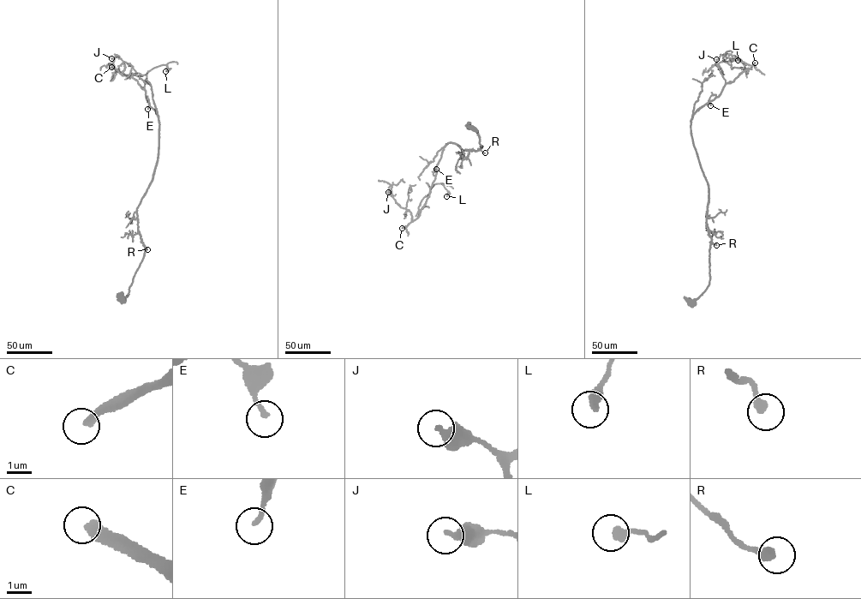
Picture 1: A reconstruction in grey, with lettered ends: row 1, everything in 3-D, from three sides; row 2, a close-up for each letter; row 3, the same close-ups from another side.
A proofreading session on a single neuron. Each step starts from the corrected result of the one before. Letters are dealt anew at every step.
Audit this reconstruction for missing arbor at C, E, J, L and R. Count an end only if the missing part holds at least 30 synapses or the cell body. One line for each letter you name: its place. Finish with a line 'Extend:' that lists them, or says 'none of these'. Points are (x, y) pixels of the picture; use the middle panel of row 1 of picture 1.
C: place (402, 228)
Extend: C

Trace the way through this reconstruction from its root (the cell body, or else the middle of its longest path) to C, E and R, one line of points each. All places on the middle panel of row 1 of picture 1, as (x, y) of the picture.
C: (473, 128), (481, 147), (465, 150), (461, 155), (459, 146), (445, 144), (425, 204), (418, 217), (402, 228)
E: (473, 128), (481, 147), (465, 150), (461, 155), (459, 146), (445, 144), (436, 169)
R: (473, 128), (482, 146), (480, 149), (485, 152)

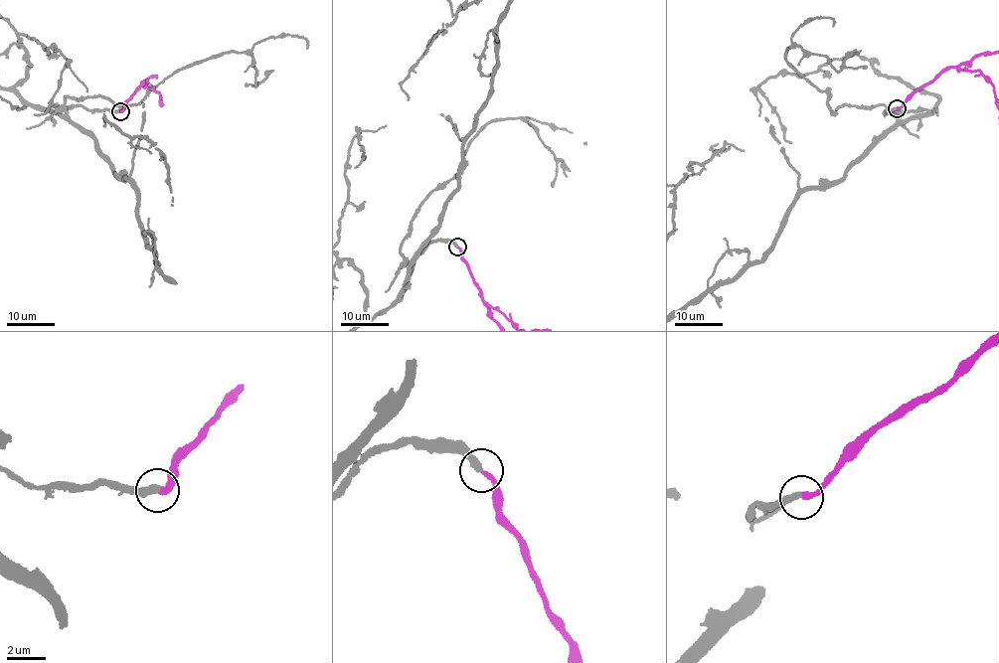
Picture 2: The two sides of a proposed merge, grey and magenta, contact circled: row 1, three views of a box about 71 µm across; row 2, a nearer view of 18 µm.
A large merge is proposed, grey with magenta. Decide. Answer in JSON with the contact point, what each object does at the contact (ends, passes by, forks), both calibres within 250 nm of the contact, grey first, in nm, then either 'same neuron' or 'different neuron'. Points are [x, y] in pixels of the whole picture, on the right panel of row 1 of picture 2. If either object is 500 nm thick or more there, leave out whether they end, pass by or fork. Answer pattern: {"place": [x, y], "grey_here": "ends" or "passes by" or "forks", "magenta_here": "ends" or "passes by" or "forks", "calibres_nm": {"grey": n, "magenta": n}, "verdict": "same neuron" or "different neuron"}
{"place": [897, 108], "grey_here": "ends", "magenta_here": "ends", "calibres_nm": {"grey": 280, "magenta": 240}, "verdict": "same neuron"}

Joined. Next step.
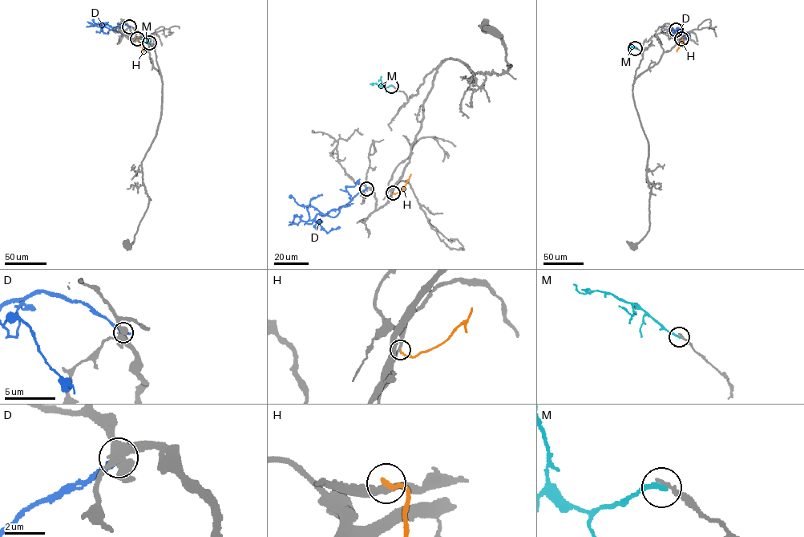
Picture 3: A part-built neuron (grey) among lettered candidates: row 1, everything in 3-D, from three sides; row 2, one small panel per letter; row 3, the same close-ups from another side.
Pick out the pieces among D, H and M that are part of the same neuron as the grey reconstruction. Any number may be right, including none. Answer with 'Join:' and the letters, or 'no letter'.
Join: no letter

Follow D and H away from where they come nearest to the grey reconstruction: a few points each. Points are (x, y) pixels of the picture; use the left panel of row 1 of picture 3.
D: (129, 26), (123, 23), (112, 27), (103, 22), (98, 24), (108, 22)
H: (137, 38), (143, 51)

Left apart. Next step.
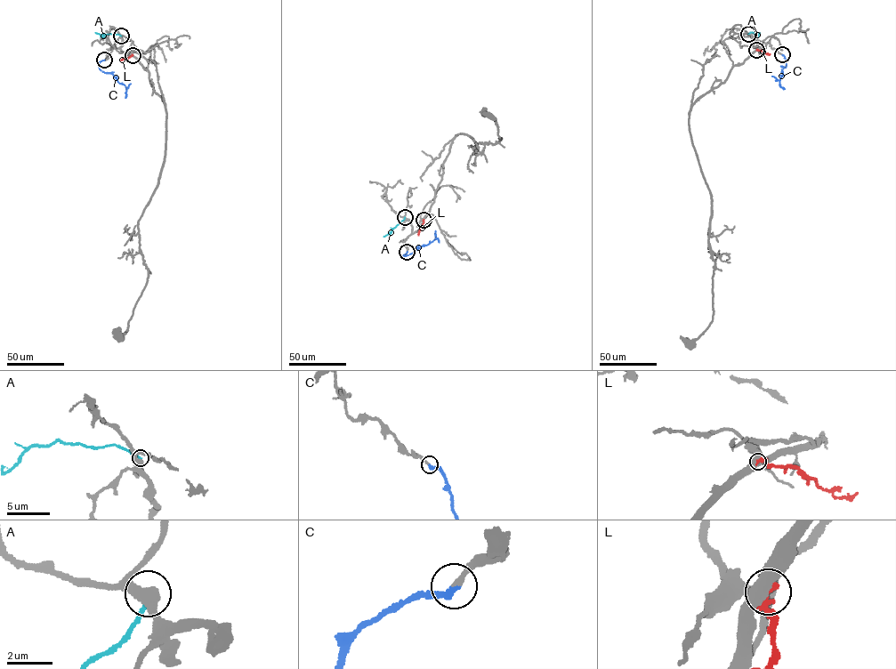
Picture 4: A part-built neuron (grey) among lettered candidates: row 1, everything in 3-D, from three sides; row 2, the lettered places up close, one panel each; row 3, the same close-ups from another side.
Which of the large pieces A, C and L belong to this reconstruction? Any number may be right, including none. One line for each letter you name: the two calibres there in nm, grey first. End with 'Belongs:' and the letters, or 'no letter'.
C: 200/280 nm
Belongs: C

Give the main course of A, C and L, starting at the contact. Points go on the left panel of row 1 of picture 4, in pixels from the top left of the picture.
A: (121, 36), (109, 34), (102, 38), (95, 32)
C: (104, 60), (100, 62), (99, 68), (111, 73), (125, 86), (125, 97)
L: (132, 55), (121, 60)

